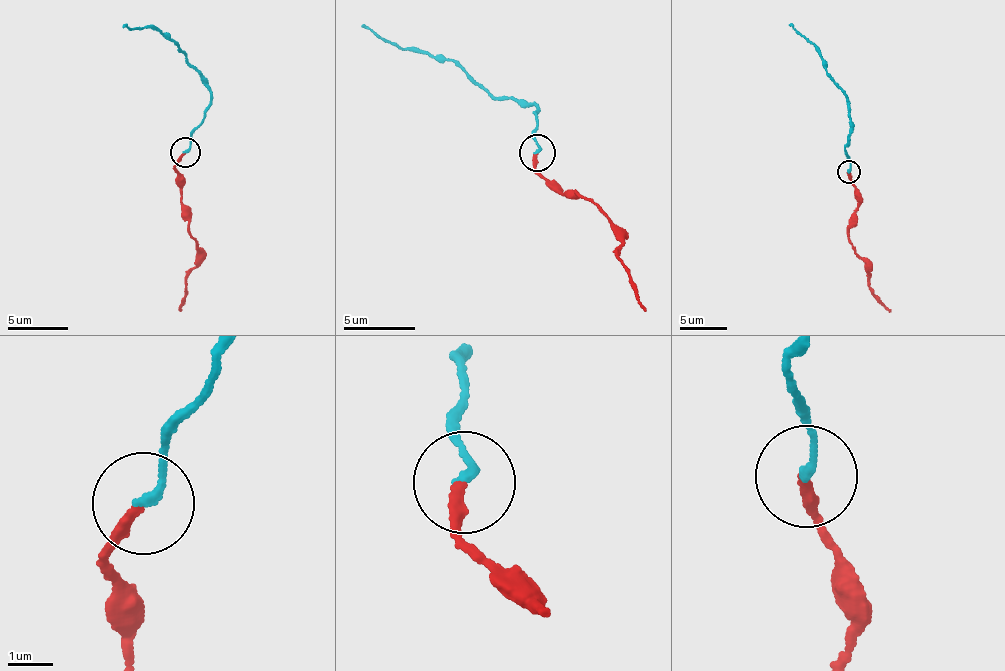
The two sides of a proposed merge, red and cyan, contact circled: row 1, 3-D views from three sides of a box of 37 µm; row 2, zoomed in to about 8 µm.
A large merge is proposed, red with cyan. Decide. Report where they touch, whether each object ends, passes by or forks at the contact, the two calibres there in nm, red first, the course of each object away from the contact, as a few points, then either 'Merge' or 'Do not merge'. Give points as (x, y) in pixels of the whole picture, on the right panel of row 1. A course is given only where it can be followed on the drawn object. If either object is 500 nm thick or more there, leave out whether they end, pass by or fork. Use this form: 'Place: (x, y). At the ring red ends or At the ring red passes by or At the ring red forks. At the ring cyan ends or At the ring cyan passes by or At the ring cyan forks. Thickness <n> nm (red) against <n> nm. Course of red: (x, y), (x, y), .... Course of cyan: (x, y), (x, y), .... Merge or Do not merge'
Place: (849, 171). At the ring red ends. At the ring cyan ends. Thickness 220 nm (red) against 160 nm. Course of red: (848, 172), (856, 188), (855, 221), (849, 229), (851, 246), (864, 261), (871, 294), (890, 311). Course of cyan: (848, 172), (849, 157), (844, 150), (850, 124), (846, 94), (827, 73), (823, 57), (788, 25). Merge

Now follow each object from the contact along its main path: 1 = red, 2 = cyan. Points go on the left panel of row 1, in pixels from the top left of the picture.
1: (186, 153), (175, 165), (183, 213), (197, 253), (184, 298), (178, 309), (181, 310)
2: (186, 153), (189, 131), (205, 118), (208, 79), (187, 63), (187, 52), (160, 32), (122, 28)

